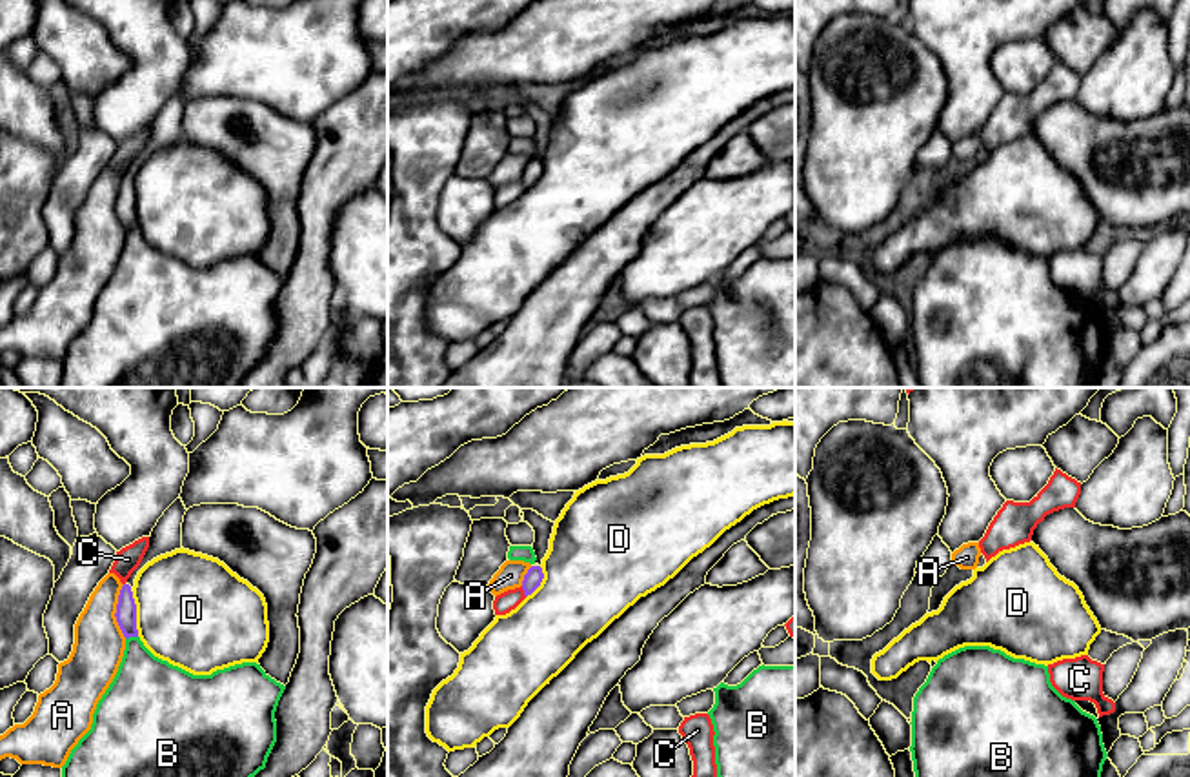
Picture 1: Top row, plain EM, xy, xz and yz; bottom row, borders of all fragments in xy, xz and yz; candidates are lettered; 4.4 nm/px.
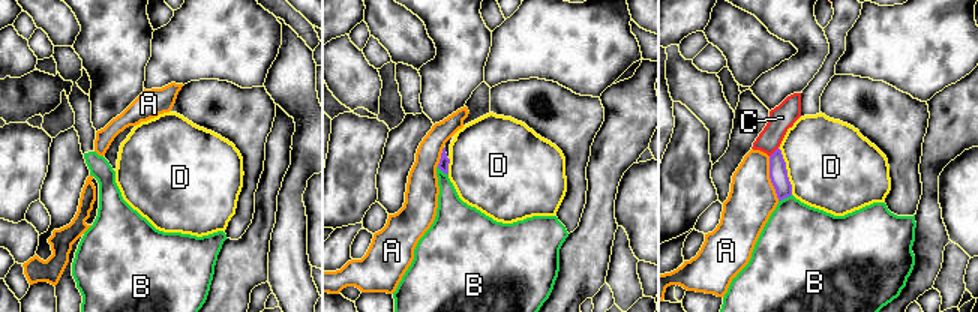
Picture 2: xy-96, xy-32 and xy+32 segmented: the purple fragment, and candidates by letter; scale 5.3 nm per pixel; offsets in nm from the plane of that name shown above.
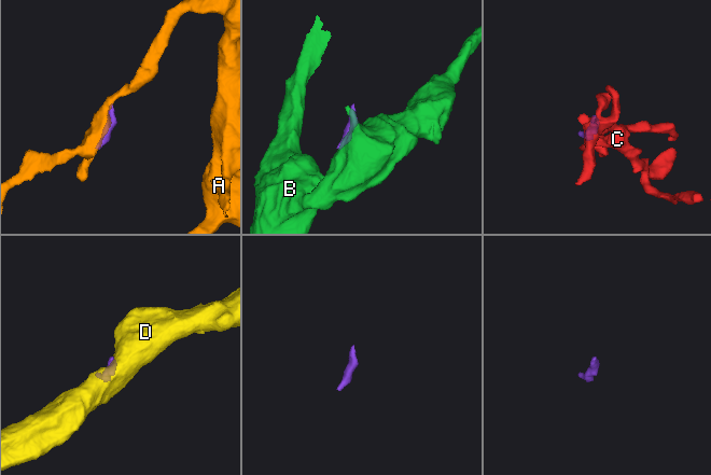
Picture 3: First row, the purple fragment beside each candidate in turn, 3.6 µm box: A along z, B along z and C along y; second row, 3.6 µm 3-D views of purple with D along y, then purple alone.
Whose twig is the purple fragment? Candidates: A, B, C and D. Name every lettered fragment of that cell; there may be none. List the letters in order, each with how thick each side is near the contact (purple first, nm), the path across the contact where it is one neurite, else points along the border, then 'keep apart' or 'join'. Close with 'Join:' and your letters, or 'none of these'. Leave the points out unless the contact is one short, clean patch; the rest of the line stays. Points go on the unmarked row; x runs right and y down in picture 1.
A: 100/220 nm | keep apart
B: 100/300 nm | keep apart
C: 80/90 nm | keep apart
D: 100/500 nm | along xy (131, 184), (139, 228) | keep apart
Join: none of these

